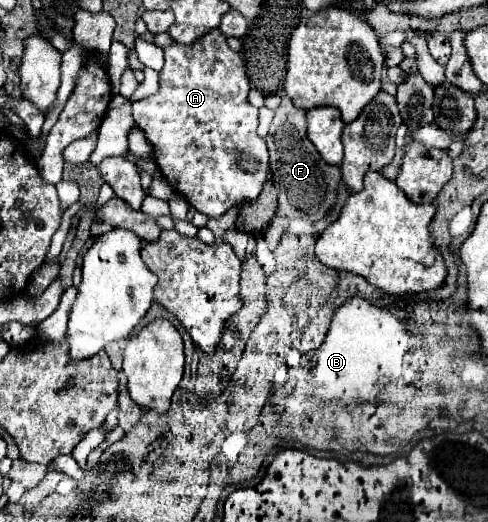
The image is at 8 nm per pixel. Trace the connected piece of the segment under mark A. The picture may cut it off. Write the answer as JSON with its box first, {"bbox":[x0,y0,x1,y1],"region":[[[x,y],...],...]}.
{"bbox":[132,29,268,217],"region":[[[210,29],[192,45],[174,43],[164,47],[164,67],[160,71],[160,91],[148,99],[132,103],[134,121],[142,127],[152,143],[152,157],[160,167],[168,185],[182,193],[200,213],[220,217],[232,205],[240,205],[260,195],[268,175],[268,147],[258,137],[258,109],[248,103],[250,83],[246,77],[244,59],[232,51],[220,29]]]}

